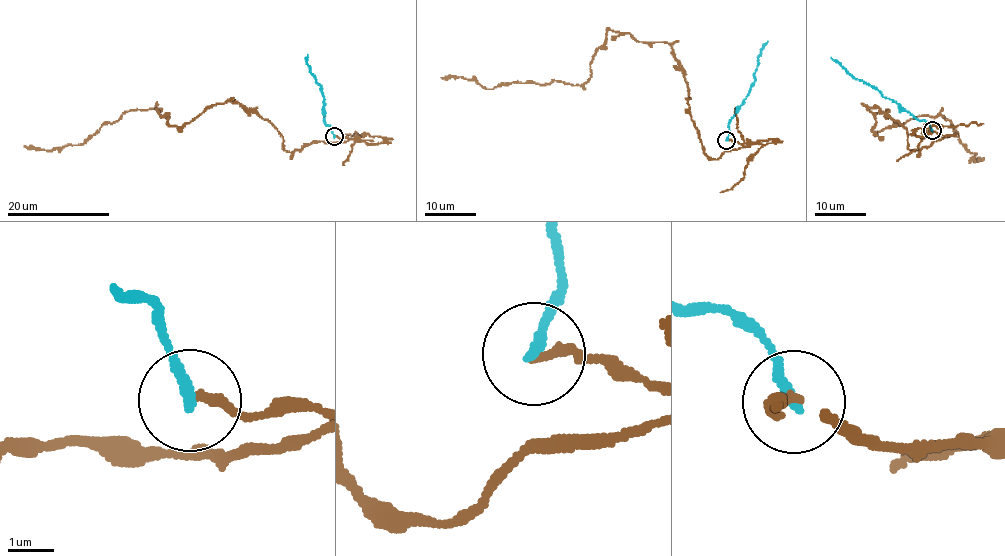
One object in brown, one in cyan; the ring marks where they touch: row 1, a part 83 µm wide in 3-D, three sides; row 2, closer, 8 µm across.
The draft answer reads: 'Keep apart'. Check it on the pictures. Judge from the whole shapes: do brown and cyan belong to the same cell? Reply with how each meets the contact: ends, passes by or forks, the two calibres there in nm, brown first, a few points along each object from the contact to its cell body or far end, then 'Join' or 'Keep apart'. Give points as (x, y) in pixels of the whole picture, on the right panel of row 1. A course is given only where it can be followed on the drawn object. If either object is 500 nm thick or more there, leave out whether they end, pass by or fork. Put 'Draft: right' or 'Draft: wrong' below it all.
At the ring brown ends. At the ring cyan ends. Thickness 200 nm (brown) against 260 nm. Course of brown: (932, 131), (956, 135), (912, 150), (897, 121), (867, 109), (873, 135), (945, 116), (974, 161), (983, 157). Course of cyan: (932, 131), (927, 122), (853, 78), (831, 57). Keep apart
Draft: right

